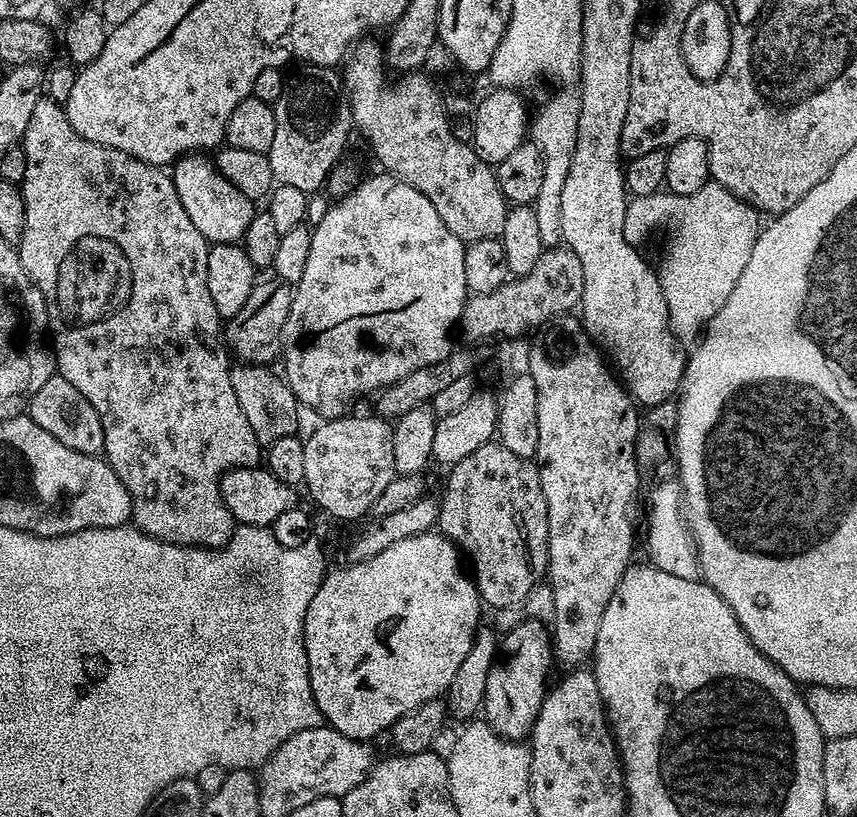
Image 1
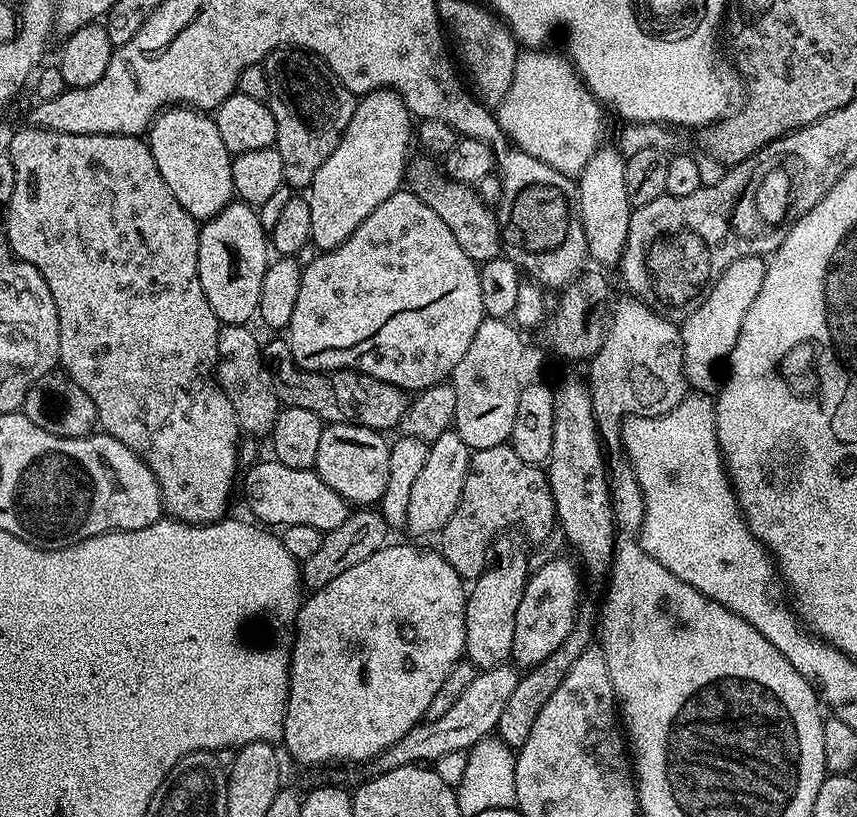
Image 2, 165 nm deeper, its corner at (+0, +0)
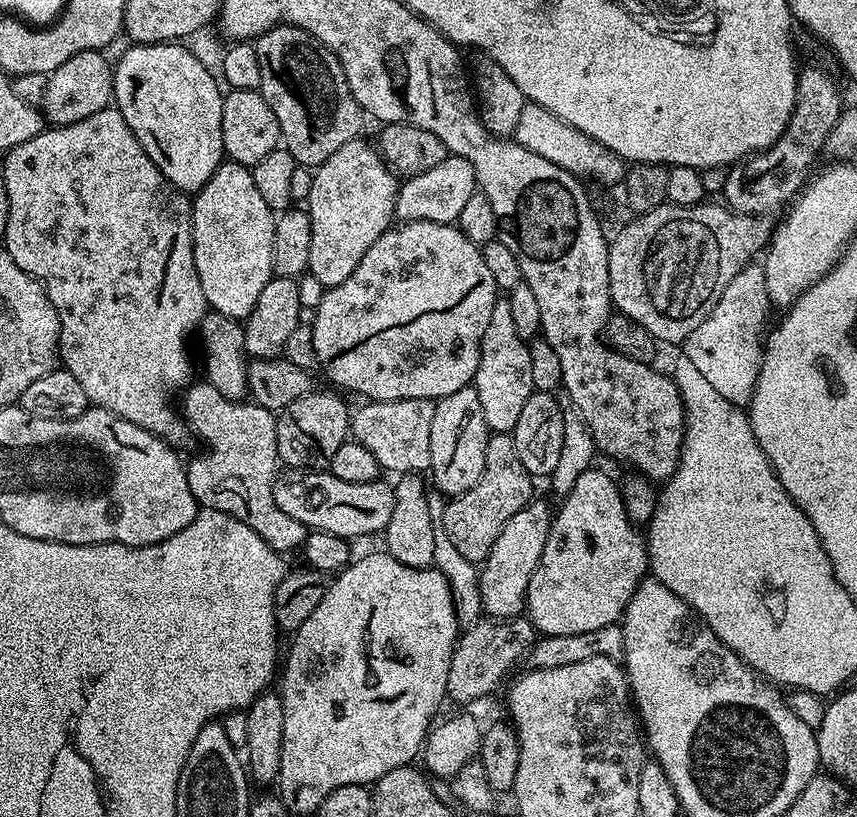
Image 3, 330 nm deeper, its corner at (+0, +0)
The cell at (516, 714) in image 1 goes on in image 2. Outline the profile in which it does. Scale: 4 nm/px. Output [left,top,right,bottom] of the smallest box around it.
[511,559,582,669]

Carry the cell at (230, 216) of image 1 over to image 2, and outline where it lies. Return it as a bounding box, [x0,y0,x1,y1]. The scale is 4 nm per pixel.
[146,106,233,221]

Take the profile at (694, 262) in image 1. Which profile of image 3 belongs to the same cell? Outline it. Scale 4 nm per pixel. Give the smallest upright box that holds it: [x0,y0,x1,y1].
[682,262,770,406]

